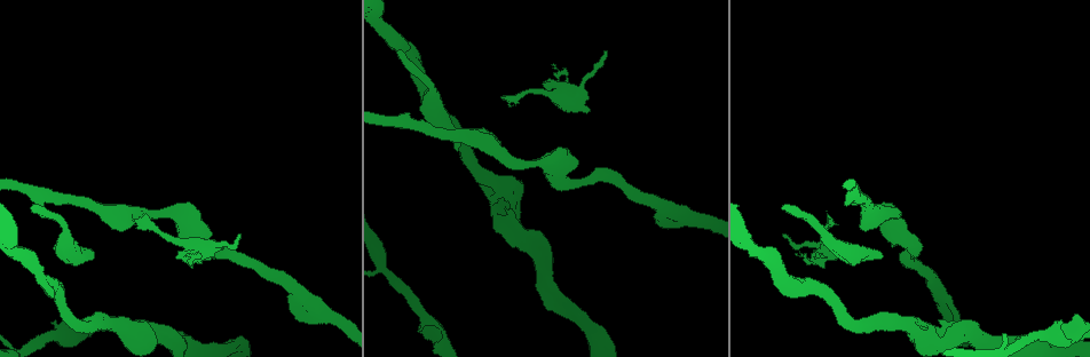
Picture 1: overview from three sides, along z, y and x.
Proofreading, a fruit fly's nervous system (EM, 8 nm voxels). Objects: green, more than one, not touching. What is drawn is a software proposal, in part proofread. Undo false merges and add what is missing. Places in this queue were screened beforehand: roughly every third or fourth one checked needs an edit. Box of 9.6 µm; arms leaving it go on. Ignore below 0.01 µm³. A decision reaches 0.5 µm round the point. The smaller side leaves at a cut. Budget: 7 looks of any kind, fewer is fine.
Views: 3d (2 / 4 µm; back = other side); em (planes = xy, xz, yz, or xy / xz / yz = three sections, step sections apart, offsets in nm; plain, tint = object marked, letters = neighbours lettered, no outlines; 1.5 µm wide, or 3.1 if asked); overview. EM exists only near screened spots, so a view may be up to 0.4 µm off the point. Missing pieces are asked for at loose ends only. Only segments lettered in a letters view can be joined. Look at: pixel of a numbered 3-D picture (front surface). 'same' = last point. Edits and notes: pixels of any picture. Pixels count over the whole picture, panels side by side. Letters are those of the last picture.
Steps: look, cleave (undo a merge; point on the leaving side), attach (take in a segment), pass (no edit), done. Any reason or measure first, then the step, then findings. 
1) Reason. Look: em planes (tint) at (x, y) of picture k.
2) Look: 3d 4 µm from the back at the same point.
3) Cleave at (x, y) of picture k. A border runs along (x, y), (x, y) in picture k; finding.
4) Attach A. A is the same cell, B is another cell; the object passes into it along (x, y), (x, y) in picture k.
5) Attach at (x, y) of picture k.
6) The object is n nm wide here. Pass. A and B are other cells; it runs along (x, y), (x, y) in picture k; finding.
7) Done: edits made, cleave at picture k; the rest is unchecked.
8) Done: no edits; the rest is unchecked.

Free end. Look: em planes (letters) at (458, 149) of picture 1.

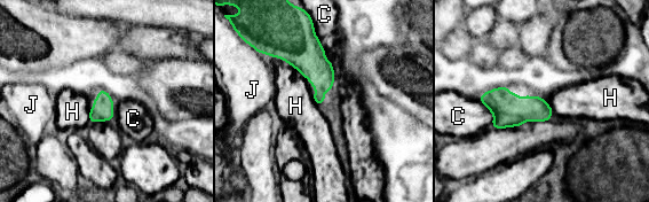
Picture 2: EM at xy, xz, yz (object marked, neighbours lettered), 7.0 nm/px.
The object is 150 nm wide here. Pass. C, H and J are other cells; a border runs along (88, 110), (90, 122) in picture 2; no lettered segment goes on from it.

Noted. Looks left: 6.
Branch stops here. Look: em planes (letters) at (503, 95) of picture 1.

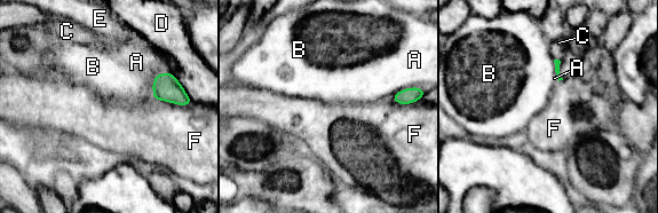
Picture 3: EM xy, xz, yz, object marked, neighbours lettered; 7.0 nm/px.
Attach C. C is the same cell, A, B, D, E and F are other cells; the object passes into it along (557, 62), (557, 60), (557, 47) in picture 3; it goes on there.

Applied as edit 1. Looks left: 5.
Thick end. Look: 3d 2 µm at (662, 227) of picture 1.

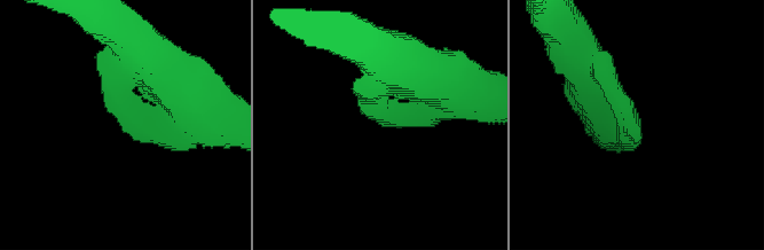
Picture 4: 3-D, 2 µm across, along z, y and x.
Look: em planes (tint) at (637, 119) of picture 4.

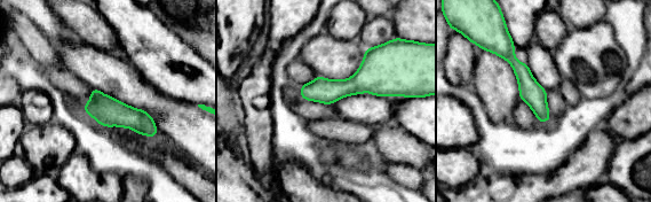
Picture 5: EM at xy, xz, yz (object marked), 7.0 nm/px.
What lies round it. Look: em planes (letters) at the same point.

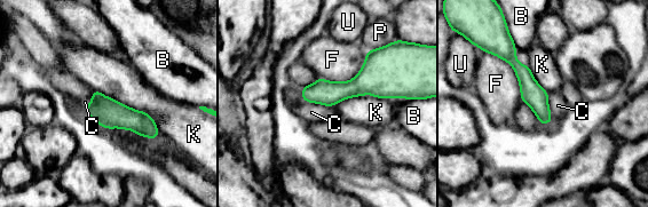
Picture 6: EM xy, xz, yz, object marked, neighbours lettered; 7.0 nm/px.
Pass. B, C, F, K, P and U are other cells; it runs along (395, 90), (354, 87), (305, 97) in picture 6; no lettered segment goes on from it.

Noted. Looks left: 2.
Done: edits made, attach at picture 3; the rest is unchecked.

